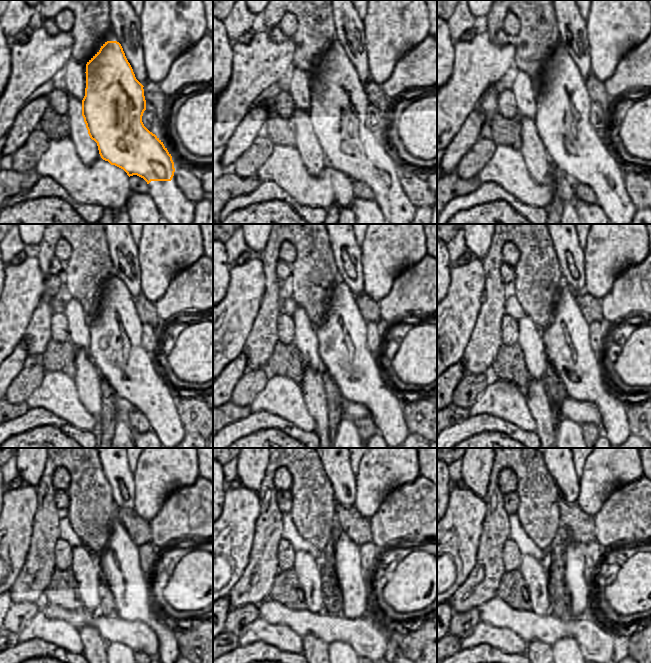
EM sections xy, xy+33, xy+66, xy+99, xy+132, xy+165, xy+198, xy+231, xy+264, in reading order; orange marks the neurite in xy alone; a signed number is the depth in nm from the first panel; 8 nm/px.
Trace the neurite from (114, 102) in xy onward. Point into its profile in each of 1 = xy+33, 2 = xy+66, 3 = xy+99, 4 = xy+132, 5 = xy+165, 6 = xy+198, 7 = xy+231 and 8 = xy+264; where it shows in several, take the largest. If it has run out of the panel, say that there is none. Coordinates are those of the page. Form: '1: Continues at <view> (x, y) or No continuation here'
1: Continues at xy+33 (337, 118)
2: Continues at xy+66 (562, 123)
3: Continues at xy+99 (116, 349)
4: Continues at xy+132 (354, 369)
5: Continues at xy+165 (567, 339)
6: Continues at xy+198 (127, 583)
7: Continues at xy+231 (352, 581)
8: Continues at xy+264 (577, 583).

